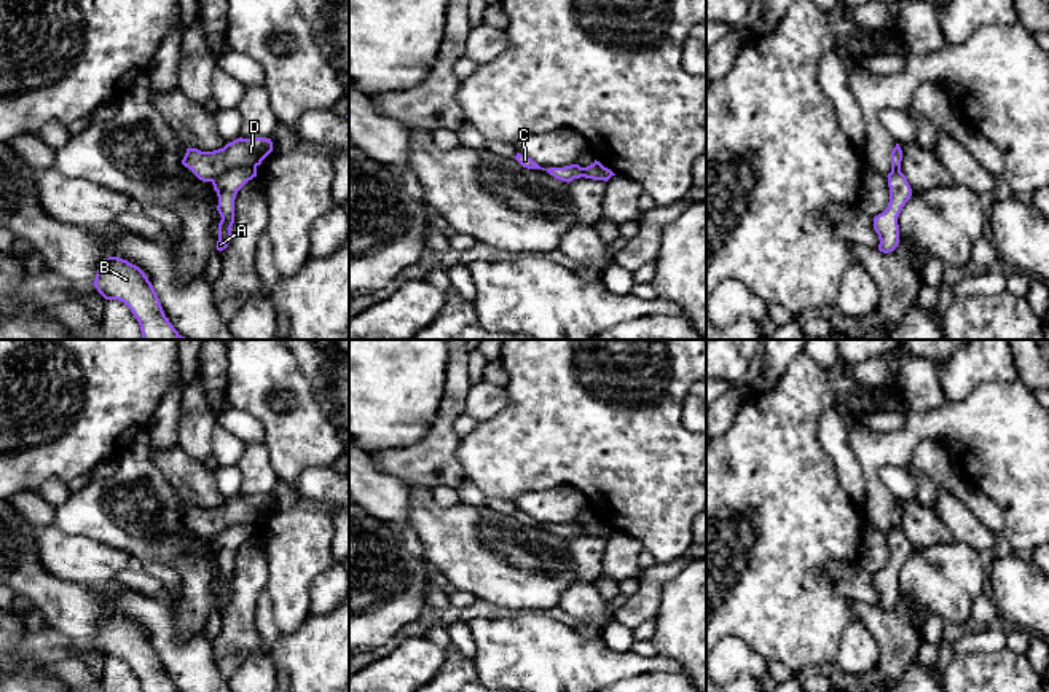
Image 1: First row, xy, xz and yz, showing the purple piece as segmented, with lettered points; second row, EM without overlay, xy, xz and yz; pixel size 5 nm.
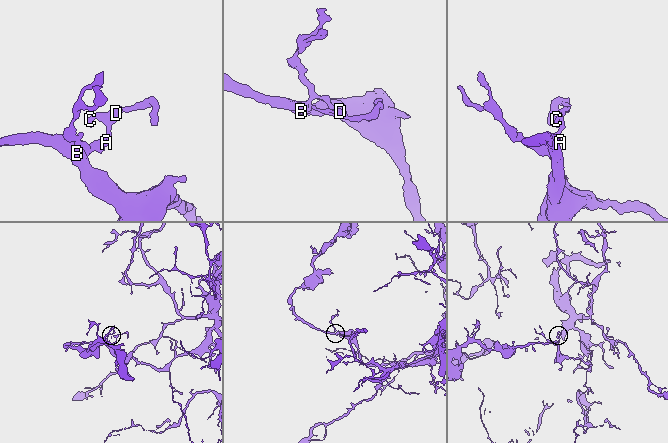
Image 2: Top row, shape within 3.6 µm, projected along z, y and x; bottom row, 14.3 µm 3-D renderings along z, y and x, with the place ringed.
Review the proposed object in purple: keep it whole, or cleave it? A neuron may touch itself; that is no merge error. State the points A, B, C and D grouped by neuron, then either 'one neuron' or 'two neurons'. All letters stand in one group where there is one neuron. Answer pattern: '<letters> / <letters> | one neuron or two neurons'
A B / C D | two neurons

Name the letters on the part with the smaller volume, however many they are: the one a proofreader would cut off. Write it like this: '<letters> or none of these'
C, D

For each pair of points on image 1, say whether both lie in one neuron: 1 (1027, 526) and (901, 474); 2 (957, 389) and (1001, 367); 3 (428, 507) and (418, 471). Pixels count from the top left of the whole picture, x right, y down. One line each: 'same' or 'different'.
1: different
2: same
3: different

